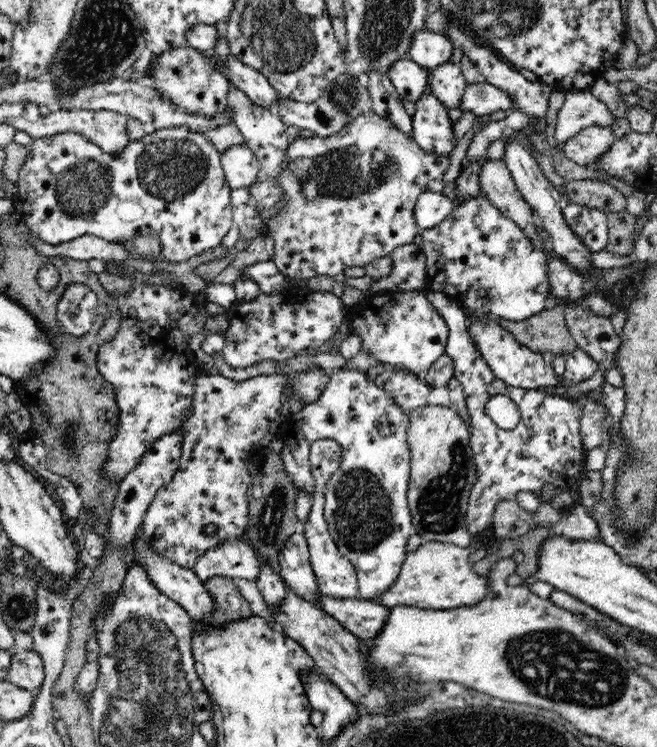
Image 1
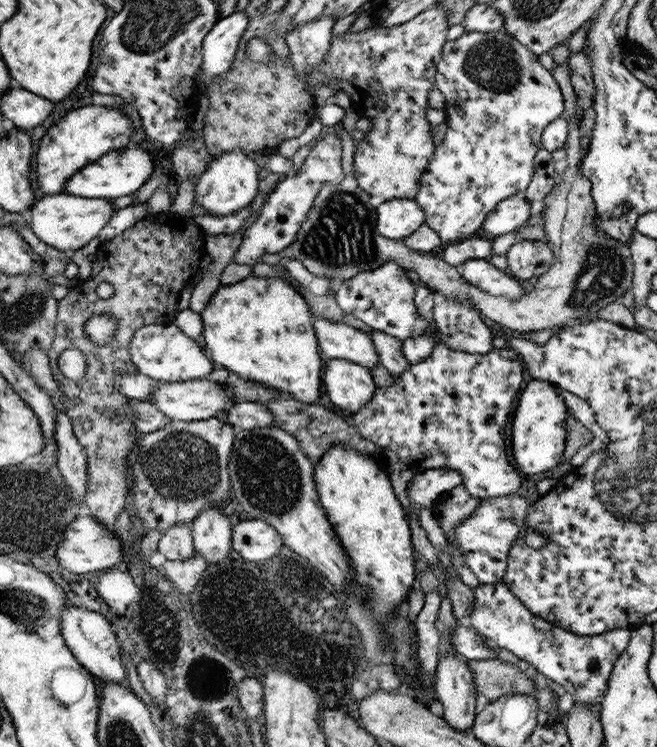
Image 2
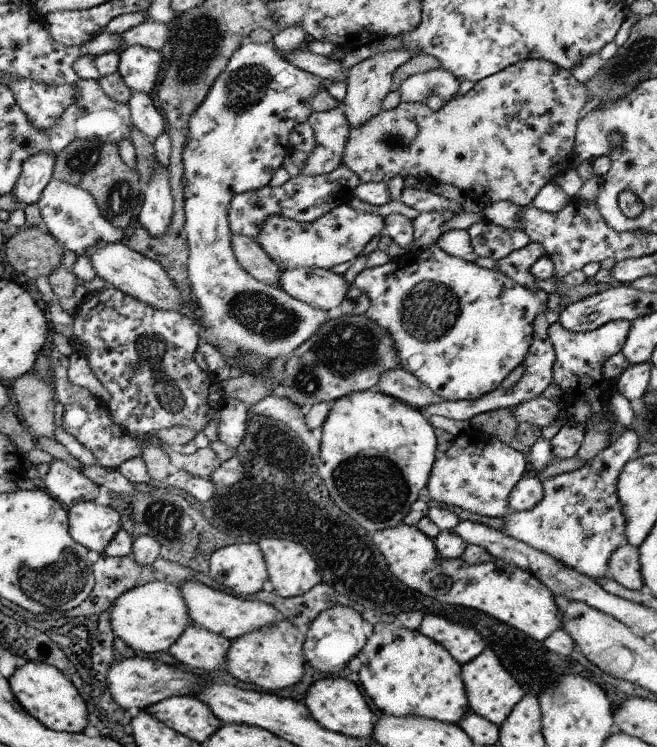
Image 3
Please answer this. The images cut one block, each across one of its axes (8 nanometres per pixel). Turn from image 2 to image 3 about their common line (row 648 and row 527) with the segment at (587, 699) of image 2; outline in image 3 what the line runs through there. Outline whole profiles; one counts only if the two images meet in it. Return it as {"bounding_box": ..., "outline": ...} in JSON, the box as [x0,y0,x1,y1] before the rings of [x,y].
{"bounding_box":[504,428,640,577],"outline":[[[630,428],[601,450],[584,466],[542,481],[544,498],[527,511],[505,515],[504,534],[524,544],[547,552],[570,568],[594,577],[608,576],[608,559],[622,544],[627,543],[625,518],[617,495],[617,482],[624,465],[636,456],[640,438]]]}

